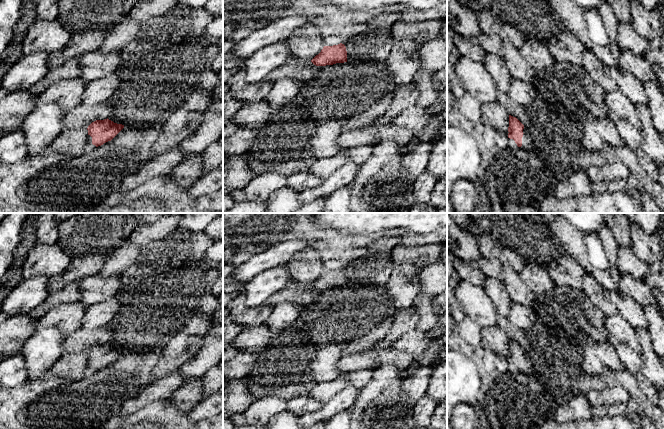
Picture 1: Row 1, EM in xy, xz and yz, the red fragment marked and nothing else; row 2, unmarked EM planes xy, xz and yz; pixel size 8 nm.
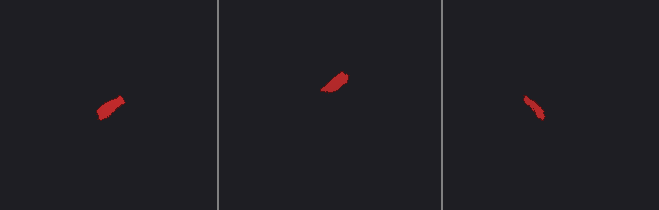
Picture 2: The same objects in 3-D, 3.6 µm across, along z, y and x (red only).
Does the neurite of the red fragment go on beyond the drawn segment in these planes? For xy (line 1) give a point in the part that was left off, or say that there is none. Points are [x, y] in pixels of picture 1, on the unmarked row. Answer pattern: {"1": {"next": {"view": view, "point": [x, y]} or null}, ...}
{"1": {"next": {"view": "xy", "point": [89, 363]}}}

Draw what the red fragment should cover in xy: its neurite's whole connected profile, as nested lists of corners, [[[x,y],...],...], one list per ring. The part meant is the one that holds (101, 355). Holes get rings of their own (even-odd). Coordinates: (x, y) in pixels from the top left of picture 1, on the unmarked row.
[[[107,343],[96,344],[92,346],[87,354],[87,369],[95,369],[96,371],[111,365],[122,353],[124,349],[114,347]]]

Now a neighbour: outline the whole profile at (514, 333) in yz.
[[[498,315],[497,326],[505,332],[509,339],[516,341],[525,351],[529,349],[525,332],[513,325],[508,318]]]

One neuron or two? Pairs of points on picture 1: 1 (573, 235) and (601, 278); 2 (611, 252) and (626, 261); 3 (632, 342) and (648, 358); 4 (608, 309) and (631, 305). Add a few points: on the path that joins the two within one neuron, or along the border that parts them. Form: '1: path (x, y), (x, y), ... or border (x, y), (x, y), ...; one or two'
1: path (575, 246), (582, 259), (590, 267); one
2: border (619, 246), (616, 274); two
3: border (634, 329), (640, 347), (640, 354); two
4: border (602, 289), (603, 295), (617, 311); two

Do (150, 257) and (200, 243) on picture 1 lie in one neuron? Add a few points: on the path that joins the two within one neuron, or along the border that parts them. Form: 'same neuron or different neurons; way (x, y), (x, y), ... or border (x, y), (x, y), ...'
same neuron; way (162, 257), (167, 257), (179, 249), (188, 249)

